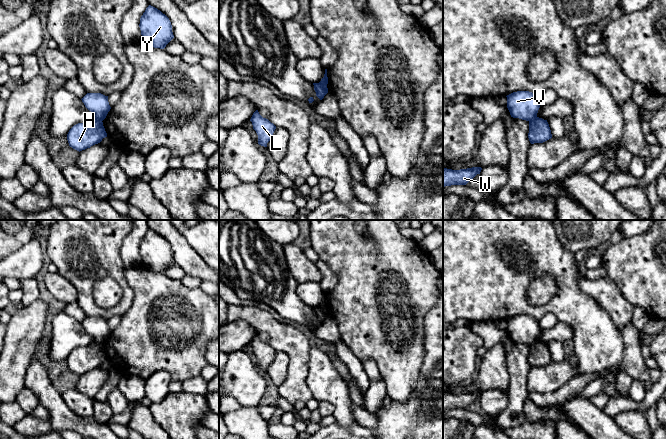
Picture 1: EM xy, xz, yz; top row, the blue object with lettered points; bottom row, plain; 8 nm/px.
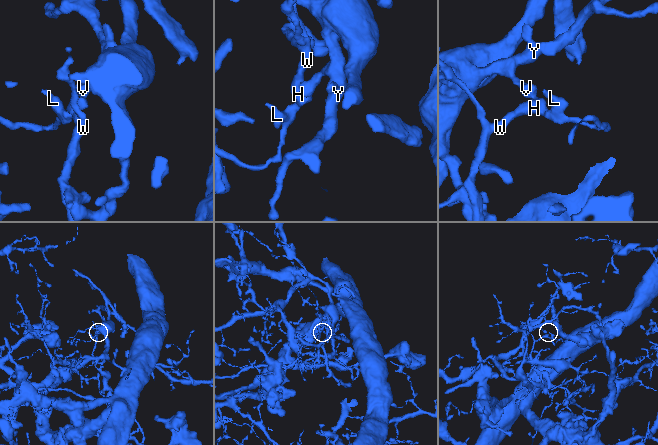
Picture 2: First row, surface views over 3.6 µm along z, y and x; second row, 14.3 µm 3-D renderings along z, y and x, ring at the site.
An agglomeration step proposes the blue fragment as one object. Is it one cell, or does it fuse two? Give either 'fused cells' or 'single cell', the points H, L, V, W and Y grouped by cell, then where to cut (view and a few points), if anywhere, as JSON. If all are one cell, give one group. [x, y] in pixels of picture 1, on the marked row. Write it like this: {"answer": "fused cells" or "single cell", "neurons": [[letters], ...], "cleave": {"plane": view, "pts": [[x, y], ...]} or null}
{"answer": "fused cells", "neurons": [["H", "L", "W"], ["V", "Y"]], "cleave": {"plane": "xy", "pts": [[93, 117], [101, 121]]}}

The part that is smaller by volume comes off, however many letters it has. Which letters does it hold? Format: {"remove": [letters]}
{"remove": ["H", "L", "W"]}

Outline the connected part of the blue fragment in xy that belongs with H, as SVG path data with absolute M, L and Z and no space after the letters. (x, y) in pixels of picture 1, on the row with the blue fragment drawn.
M95 118L74 125L67 134L69 146L79 152L100 143L105 137L103 122Z

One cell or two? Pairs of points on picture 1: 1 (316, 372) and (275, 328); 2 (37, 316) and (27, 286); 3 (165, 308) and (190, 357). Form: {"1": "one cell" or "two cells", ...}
{"1": "two cells", "2": "two cells", "3": "one cell"}

